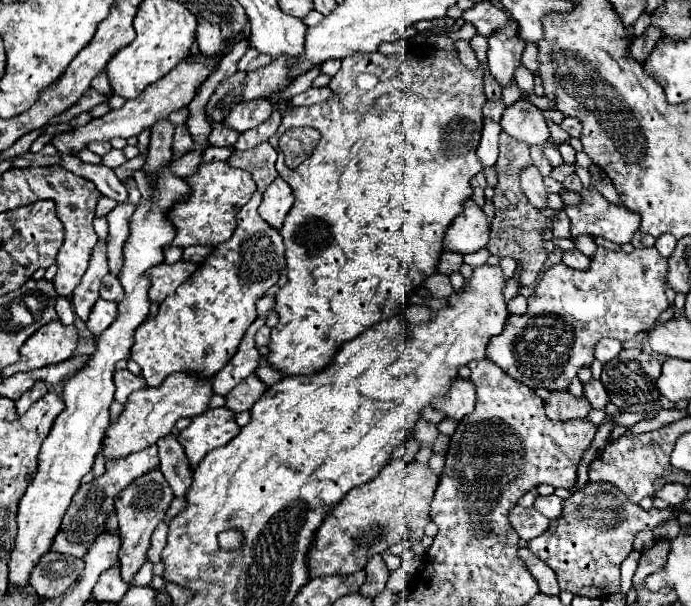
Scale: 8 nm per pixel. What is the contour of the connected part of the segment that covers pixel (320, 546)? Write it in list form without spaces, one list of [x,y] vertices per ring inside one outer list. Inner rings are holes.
[[[402,458],[388,466],[374,480],[352,488],[332,508],[312,540],[306,564],[310,578],[318,576],[348,576],[366,566],[374,554],[382,554],[390,546],[412,534],[412,522],[418,520],[418,540],[424,536],[424,526],[430,520],[430,500],[438,486],[438,476],[424,464],[404,462]]]

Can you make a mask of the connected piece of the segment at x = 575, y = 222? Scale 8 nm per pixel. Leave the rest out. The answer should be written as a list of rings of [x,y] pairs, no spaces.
[[[582,190],[584,198],[578,206],[568,206],[566,214],[572,222],[570,234],[602,236],[616,244],[626,244],[640,228],[640,216],[624,206],[610,204],[600,192]]]

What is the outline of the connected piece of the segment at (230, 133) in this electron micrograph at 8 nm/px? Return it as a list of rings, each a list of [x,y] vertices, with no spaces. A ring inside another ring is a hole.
[[[220,122],[220,124],[212,126],[208,142],[210,142],[210,146],[234,146],[236,140],[238,140],[238,136],[240,134],[234,128],[230,128],[224,122]]]

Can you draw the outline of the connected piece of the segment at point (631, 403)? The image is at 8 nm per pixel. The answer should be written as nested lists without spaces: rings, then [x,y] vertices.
[[[622,350],[614,360],[610,360],[602,370],[602,384],[610,394],[612,404],[622,408],[624,412],[638,412],[644,414],[652,410],[652,406],[658,402],[660,392],[656,386],[656,380],[660,376],[662,362],[654,356],[650,356],[644,350]]]

